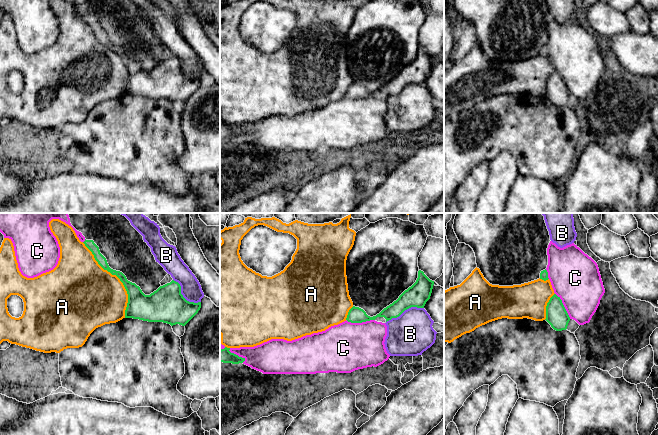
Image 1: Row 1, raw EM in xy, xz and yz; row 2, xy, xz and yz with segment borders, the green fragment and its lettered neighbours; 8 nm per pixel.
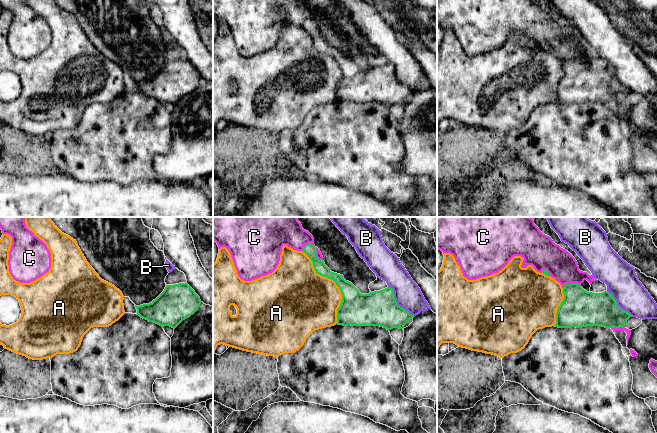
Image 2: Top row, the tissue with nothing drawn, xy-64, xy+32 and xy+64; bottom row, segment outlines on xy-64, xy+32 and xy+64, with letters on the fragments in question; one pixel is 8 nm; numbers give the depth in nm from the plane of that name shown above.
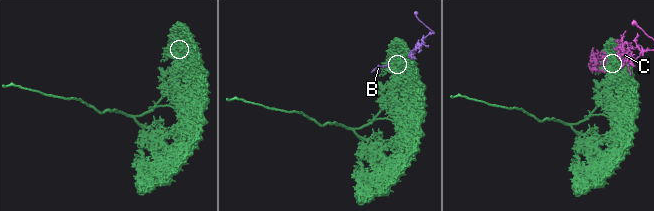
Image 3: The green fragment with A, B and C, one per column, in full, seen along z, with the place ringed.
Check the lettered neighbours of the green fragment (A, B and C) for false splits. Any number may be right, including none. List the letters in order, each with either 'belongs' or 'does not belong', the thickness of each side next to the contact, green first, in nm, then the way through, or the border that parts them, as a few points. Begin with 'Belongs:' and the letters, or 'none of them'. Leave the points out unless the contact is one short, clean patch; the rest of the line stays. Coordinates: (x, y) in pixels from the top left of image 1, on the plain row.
Belongs: A
A: belongs; calibres 160 and 460 nm
B: does not belong; calibres 180 and 340 nm
C: does not belong; calibres 130 and 400 nm

